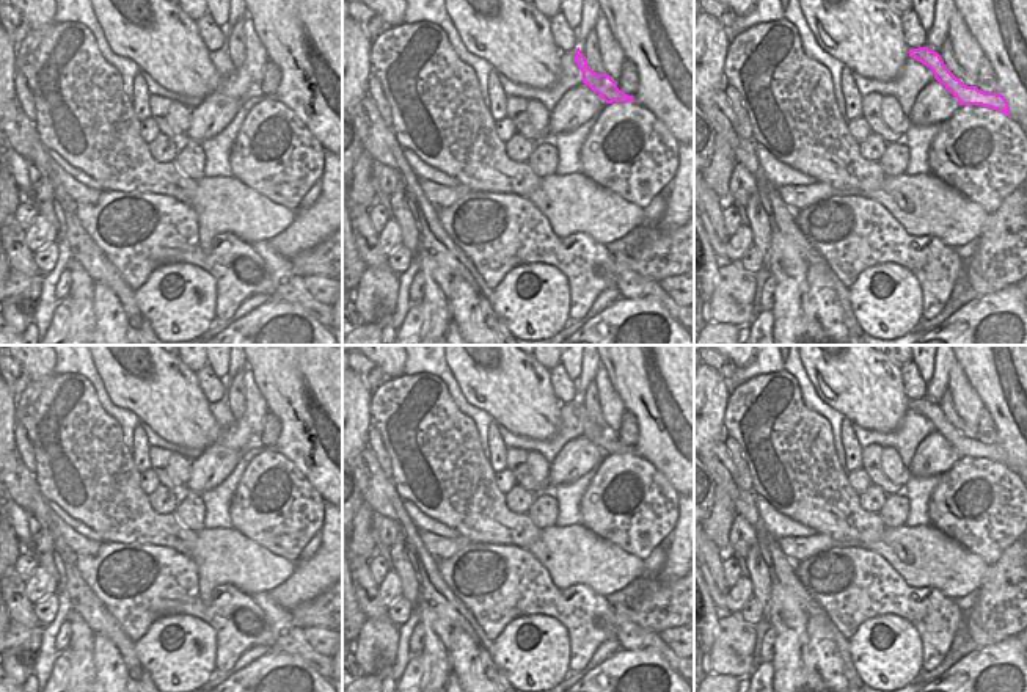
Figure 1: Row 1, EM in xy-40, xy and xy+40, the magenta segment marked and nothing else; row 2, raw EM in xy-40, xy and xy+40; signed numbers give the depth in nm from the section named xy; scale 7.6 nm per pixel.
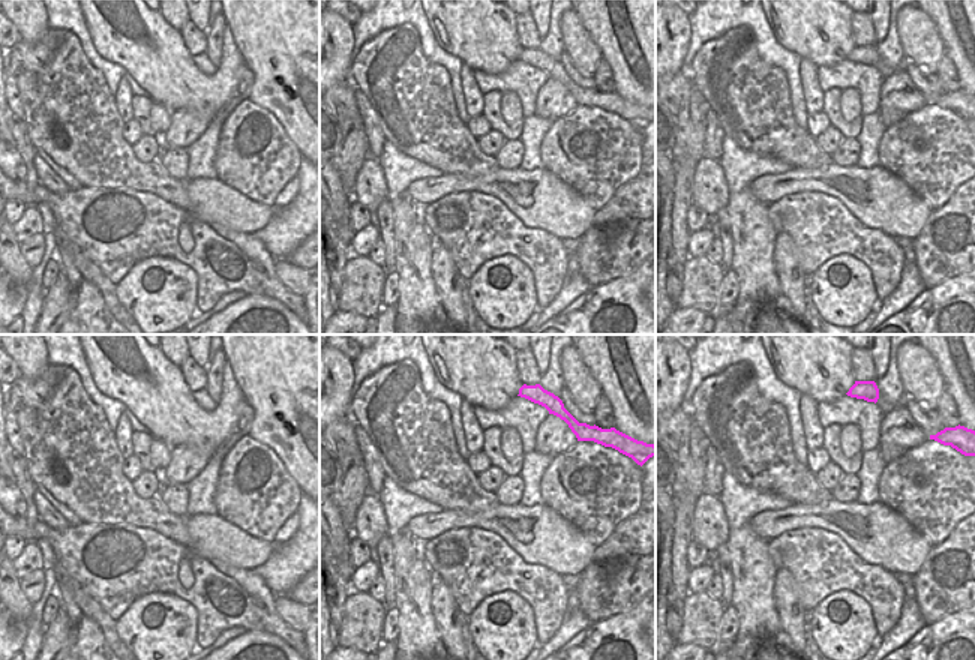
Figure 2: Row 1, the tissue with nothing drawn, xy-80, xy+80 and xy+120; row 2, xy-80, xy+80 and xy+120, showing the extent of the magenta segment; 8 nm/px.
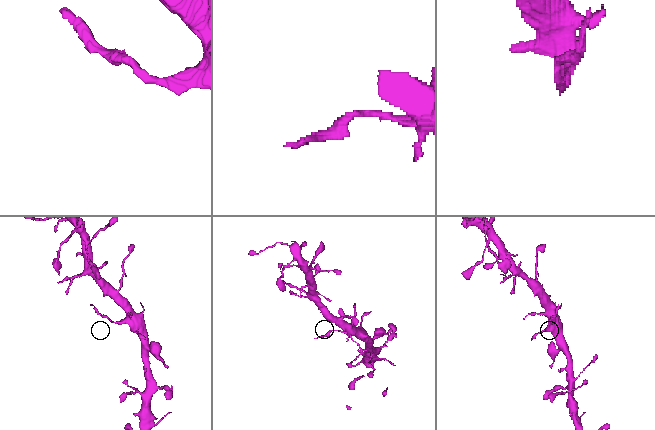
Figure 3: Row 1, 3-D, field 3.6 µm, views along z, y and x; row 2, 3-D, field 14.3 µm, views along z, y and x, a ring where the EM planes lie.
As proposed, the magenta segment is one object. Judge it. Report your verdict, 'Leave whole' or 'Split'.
Split

